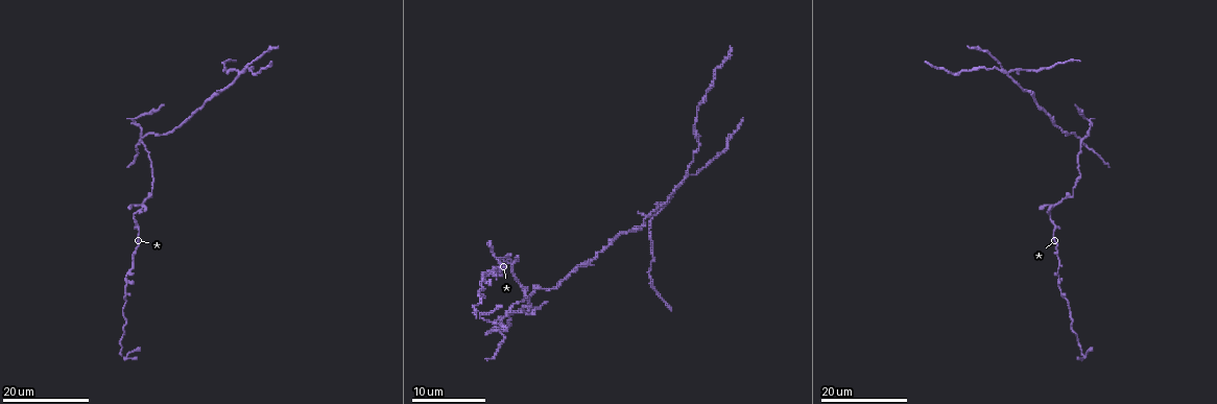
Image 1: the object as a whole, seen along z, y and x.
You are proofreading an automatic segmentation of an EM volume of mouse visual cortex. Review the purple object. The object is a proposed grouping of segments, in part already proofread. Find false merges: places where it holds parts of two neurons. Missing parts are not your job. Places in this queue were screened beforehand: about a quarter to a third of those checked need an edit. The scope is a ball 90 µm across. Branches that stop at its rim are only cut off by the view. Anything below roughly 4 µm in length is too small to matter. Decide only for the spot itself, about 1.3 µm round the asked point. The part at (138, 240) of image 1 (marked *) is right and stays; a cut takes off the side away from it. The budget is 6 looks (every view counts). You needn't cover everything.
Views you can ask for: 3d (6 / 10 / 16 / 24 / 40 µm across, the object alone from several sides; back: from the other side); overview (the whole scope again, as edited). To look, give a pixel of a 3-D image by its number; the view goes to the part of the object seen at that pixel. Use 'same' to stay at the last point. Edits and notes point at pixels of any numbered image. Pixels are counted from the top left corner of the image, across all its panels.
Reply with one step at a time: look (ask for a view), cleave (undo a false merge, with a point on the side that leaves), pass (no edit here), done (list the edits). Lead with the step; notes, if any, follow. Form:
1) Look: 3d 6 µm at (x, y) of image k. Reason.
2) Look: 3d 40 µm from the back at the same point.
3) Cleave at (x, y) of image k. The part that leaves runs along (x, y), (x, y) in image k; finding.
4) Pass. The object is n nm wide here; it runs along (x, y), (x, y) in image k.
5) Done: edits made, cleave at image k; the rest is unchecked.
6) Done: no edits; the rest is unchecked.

Look: 3d 24 µm at (125, 278) of image 1. Thick turns thin.

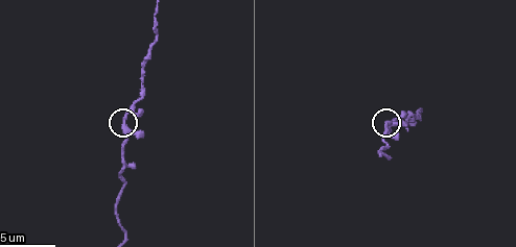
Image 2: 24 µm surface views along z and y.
Look: 3d 6 µm at (123, 116) of image 2.

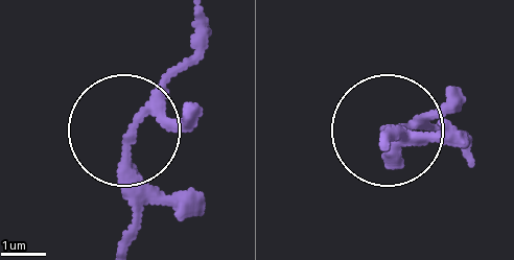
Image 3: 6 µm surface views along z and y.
Pass. The object is 160 nm wide here; it runs along (193, 16), (190, 61), (126, 139), (138, 237) in image 3; continuous, no second neuron.

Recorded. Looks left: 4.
Look: 3d 16 µm at (1071, 196) of image 1. Calibre changes.

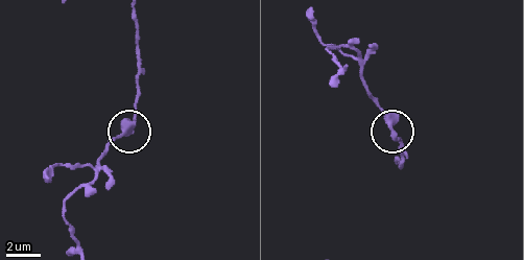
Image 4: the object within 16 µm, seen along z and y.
Look: 3d 10 µm at (394, 136) of image 4.

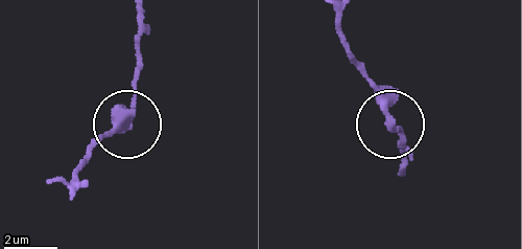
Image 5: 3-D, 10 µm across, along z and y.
Pass. Continuous, no second neuron.

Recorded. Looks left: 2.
Look: 3d 16 µm at (139, 206) of image 1. Looks like a crossing.

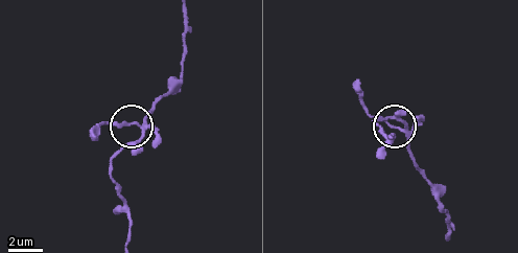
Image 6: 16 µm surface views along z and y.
Look: 3d 10 µm at (406, 132) of image 6. Zoom in.

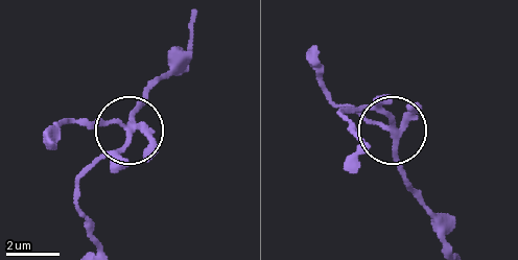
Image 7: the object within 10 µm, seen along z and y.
Pass. 4 arms meet here; it runs along (366, 141), (338, 114), (385, 114), (390, 125), (327, 96) in image 7; all the same neuron.

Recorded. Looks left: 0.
Done: no edits; the rest is unchecked.

